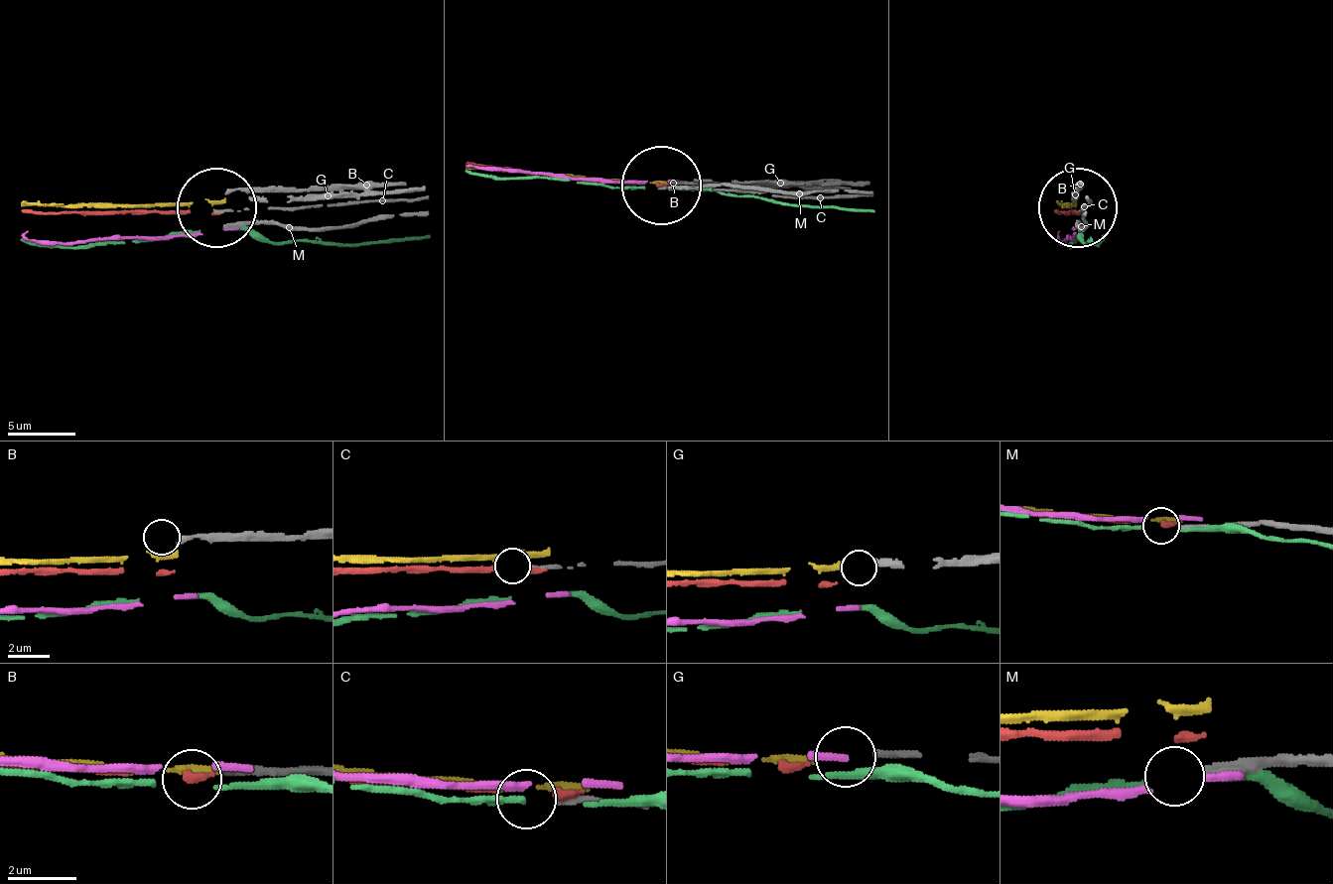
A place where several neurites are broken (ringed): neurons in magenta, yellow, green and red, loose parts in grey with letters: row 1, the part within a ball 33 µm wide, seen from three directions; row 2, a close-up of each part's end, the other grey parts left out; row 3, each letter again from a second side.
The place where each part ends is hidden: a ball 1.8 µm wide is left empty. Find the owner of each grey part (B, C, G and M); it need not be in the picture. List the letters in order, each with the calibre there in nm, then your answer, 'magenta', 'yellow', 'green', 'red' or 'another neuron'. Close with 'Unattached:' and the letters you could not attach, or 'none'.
B: calibre 240 nm; another neuron
C: calibre 180 nm; another neuron
G: calibre 240 nm; another neuron
M: calibre 260 nm; another neuron
Unattached: B, C, G, M

